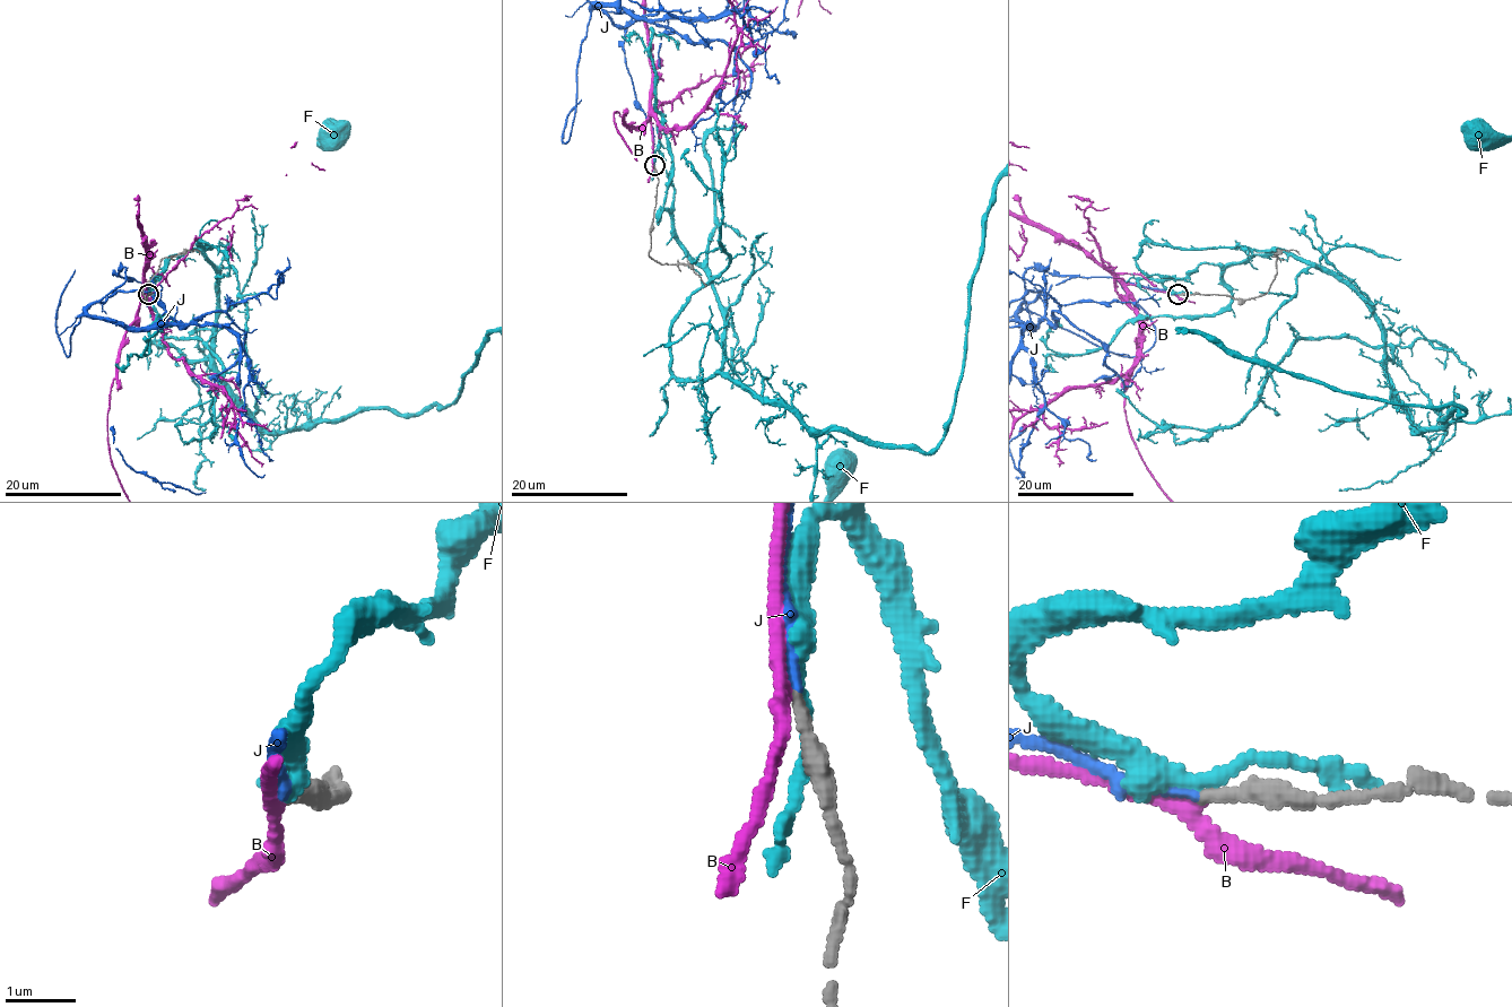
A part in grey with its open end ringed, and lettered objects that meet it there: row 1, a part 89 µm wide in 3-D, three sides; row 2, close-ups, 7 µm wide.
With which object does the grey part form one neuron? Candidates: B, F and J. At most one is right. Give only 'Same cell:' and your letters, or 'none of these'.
Same cell: J

